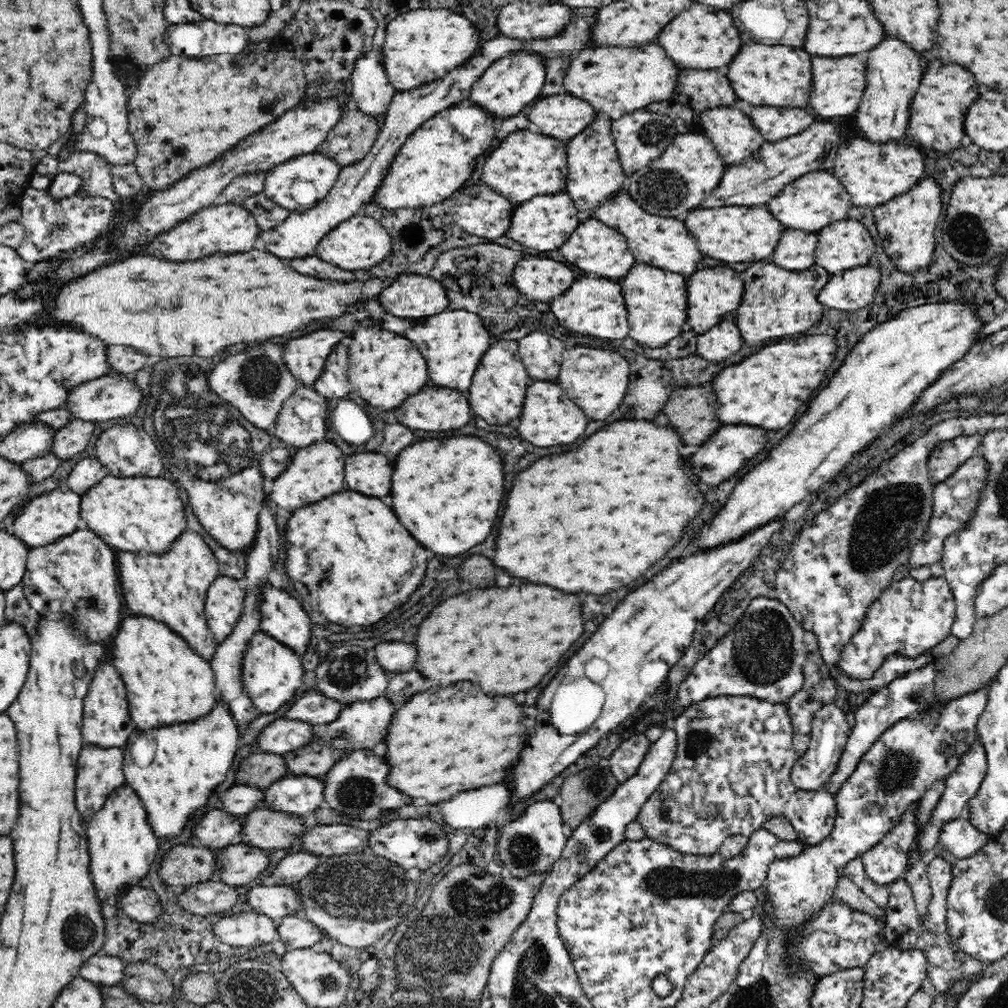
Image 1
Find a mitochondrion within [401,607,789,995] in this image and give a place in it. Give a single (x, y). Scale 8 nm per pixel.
(472, 907)

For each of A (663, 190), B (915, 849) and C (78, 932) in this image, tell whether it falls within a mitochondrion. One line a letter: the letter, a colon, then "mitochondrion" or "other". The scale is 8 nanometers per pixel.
A: mitochondrion
B: other
C: mitochondrion

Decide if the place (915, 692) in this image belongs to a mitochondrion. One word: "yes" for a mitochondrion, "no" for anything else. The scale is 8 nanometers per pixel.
yes

